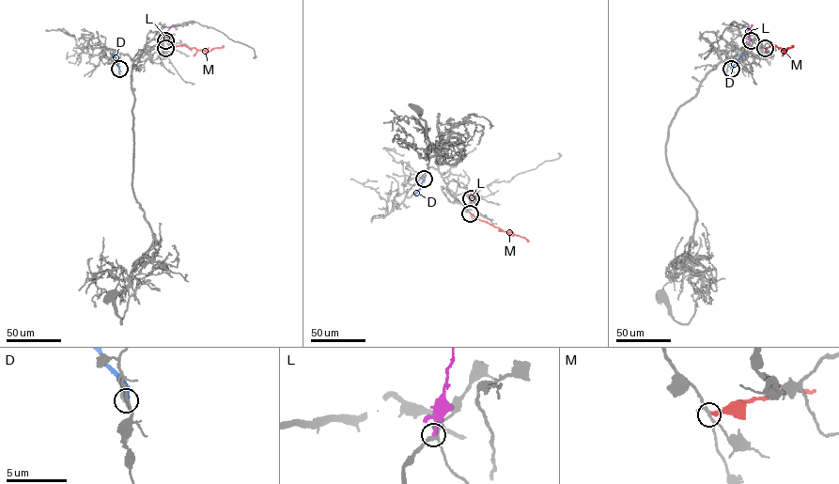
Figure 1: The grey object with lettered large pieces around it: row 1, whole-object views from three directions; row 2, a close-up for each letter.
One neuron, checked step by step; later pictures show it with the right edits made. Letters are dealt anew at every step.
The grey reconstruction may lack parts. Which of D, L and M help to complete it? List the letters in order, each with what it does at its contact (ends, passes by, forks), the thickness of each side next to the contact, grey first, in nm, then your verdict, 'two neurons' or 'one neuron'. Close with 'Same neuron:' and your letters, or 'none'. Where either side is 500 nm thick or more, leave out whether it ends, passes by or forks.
D: 200 nm thick on the grey side, 600 nm on the other; two neurons
L: it ends there; 240 nm thick on the grey side, 280 nm on the other; two neurons
M: it ends there; 170 nm thick on the grey side, 260 nm on the other; two neurons
Same neuron: none

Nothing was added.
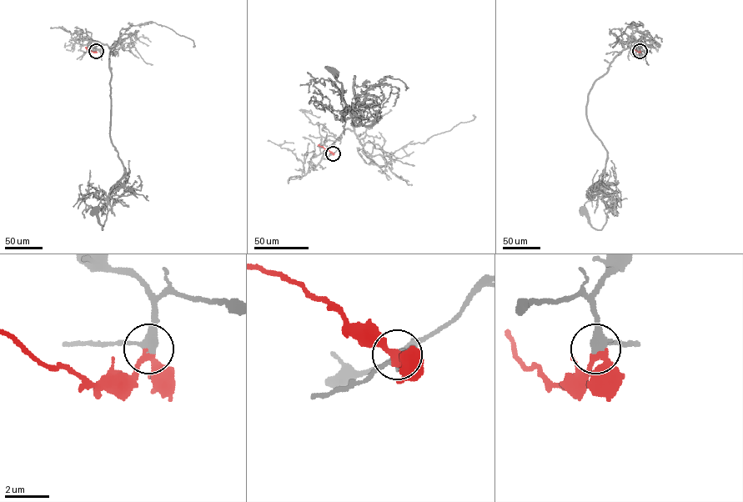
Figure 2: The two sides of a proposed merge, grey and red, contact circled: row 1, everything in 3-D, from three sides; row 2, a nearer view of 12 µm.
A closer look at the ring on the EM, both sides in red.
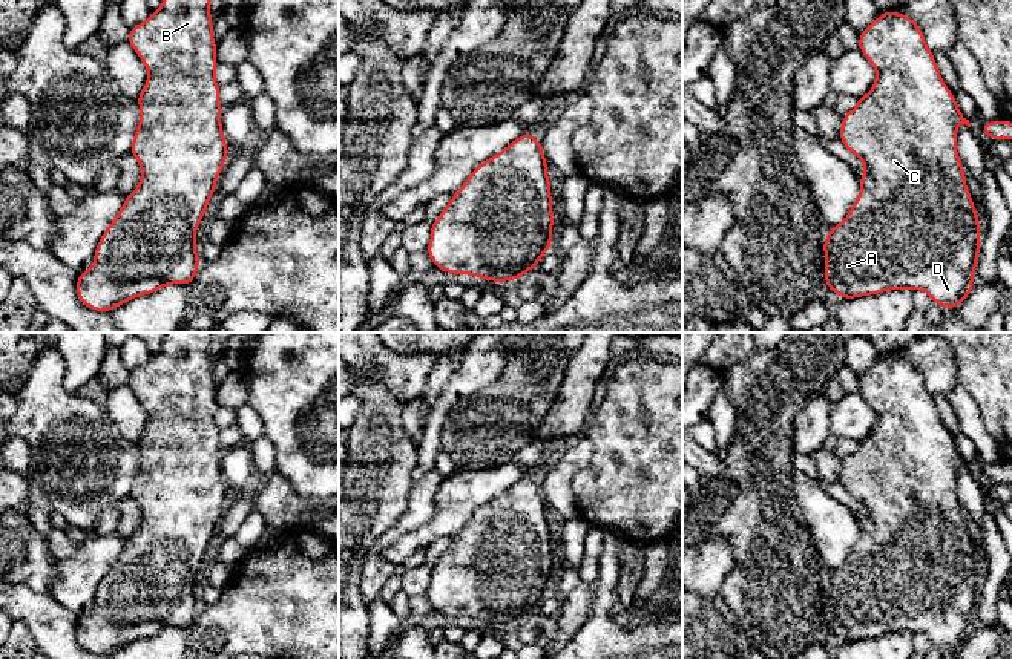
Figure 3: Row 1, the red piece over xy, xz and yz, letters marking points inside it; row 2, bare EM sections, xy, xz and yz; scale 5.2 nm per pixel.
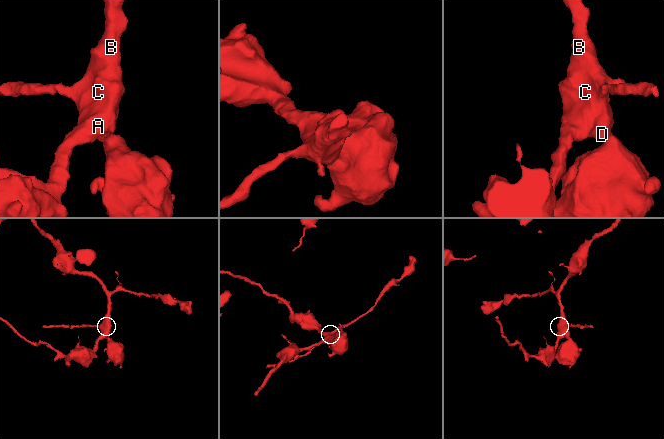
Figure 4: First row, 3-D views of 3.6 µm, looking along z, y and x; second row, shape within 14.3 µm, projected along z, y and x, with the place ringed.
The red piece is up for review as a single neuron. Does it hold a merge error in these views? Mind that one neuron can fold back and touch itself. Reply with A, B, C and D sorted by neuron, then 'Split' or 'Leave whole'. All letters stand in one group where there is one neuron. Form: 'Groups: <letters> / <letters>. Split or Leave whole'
Groups: A B C D. Leave whole

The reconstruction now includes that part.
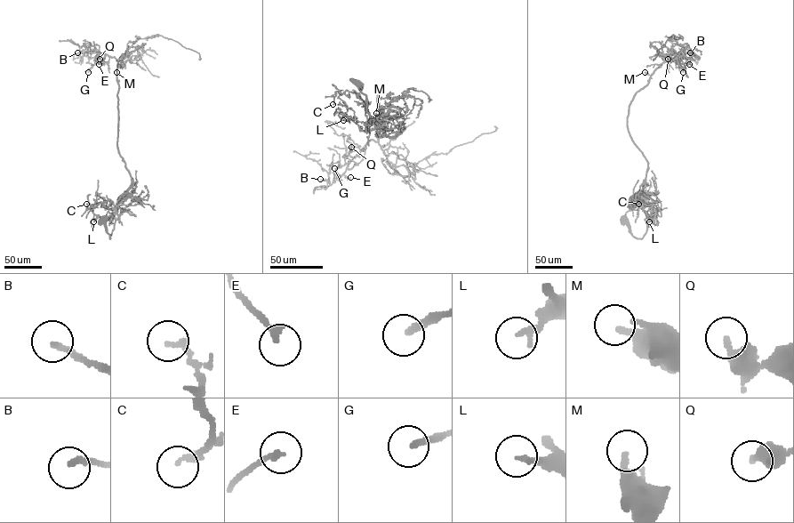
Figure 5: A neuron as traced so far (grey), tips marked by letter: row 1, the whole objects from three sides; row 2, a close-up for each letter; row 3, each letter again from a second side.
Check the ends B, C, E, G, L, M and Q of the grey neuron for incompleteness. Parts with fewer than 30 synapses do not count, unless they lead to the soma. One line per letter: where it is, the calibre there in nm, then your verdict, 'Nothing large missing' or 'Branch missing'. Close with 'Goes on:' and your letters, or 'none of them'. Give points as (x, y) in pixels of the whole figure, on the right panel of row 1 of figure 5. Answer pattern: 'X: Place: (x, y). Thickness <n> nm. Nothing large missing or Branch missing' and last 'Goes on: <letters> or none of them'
B: Place: (690, 52). Thickness 220 nm. Nothing large missing
C: Place: (638, 204). Thickness 240 nm. Nothing large missing
E: Place: (689, 64). Thickness 220 nm. Nothing large missing
G: Place: (683, 72). Thickness 240 nm. Branch missing
L: Place: (649, 221). Thickness 220 nm. Nothing large missing
M: Place: (645, 72). Thickness 300 nm. Nothing large missing
Q: Place: (668, 59). Thickness 240 nm. Nothing large missing
Goes on: G

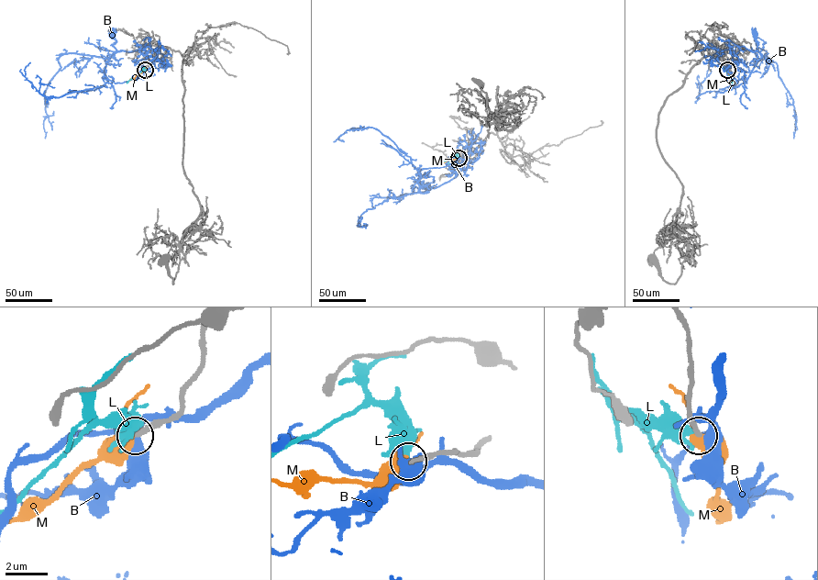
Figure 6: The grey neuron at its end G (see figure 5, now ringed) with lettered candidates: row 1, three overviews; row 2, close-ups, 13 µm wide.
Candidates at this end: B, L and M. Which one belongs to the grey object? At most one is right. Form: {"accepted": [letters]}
{"accepted": ["M"]}

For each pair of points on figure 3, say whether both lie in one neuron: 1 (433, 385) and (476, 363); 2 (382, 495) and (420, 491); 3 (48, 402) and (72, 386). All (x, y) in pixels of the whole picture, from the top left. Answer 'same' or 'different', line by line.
1: different
2: different
3: different

